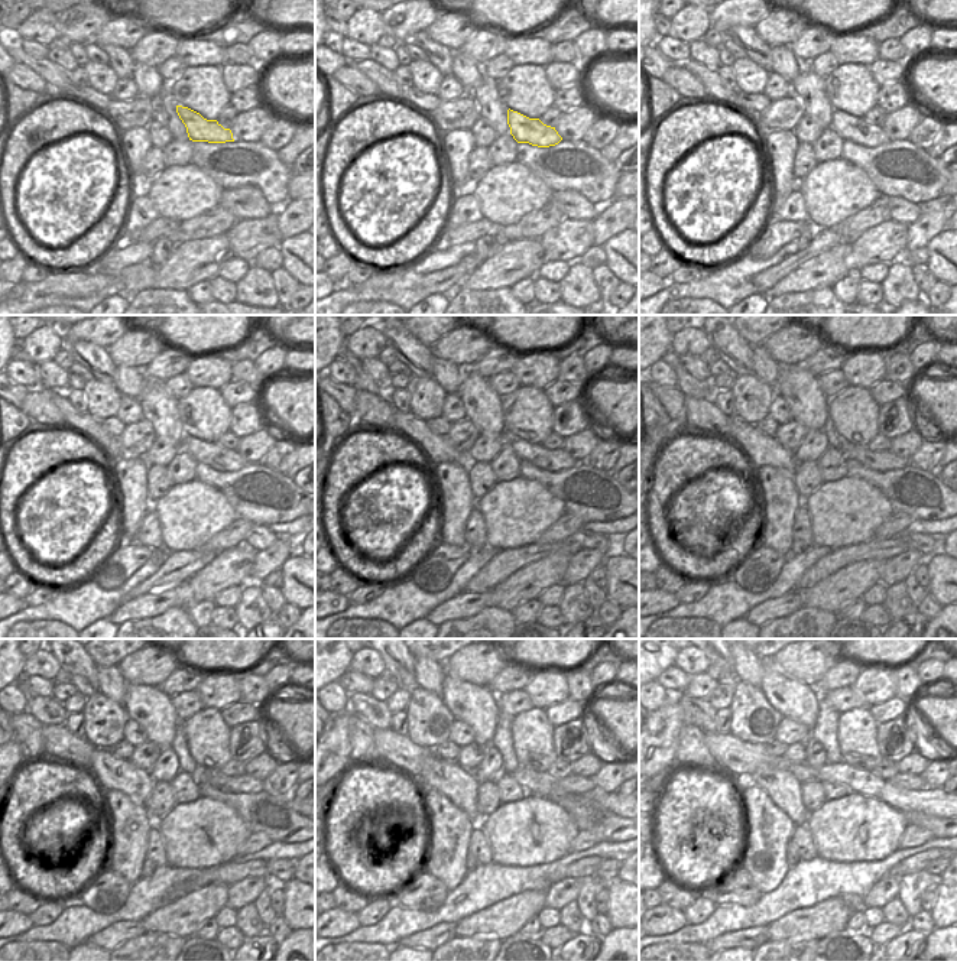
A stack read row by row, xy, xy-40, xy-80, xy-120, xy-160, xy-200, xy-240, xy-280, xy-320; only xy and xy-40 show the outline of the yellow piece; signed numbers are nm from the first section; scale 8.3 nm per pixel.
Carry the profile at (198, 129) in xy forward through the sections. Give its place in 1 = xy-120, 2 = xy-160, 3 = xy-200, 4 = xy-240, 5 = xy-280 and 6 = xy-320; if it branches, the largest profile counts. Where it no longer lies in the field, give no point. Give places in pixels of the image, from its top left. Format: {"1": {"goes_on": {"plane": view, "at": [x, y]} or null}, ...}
{"1": {"goes_on": {"plane": "xy-120", "at": [213, 454]}}, "2": {"goes_on": {"plane": "xy-160", "at": [551, 460]}}, "3": {"goes_on": {"plane": "xy-200", "at": [883, 460]}}, "4": {"goes_on": {"plane": "xy-240", "at": [245, 783]}}, "5": {"goes_on": {"plane": "xy-280", "at": [573, 785]}}, "6": {"goes_on": {"plane": "xy-320", "at": [904, 781]}}}

